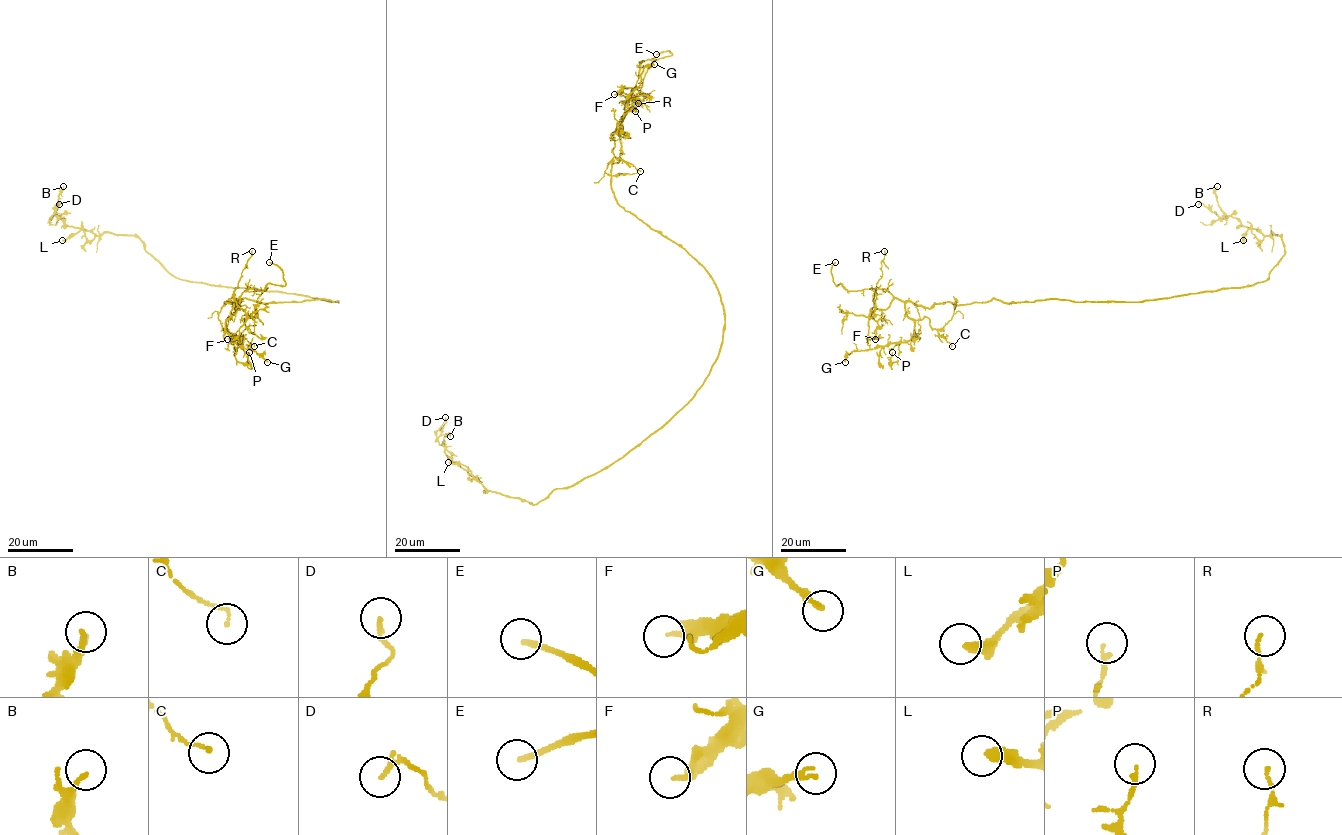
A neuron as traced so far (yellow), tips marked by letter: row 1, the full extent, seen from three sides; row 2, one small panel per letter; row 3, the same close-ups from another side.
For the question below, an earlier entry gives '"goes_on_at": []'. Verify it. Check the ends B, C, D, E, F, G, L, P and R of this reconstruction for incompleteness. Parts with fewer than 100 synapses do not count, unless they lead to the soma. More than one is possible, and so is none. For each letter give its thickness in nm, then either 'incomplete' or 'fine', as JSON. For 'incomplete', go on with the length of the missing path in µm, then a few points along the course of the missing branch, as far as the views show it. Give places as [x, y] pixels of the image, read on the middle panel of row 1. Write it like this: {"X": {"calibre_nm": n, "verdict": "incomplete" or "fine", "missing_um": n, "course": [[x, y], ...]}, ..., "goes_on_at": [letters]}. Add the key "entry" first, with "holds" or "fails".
{"entry": "fails", "B": {"calibre_nm": 170, "verdict": "fine"}, "C": {"calibre_nm": 110, "verdict": "fine"}, "D": {"calibre_nm": 170, "verdict": "fine"}, "E": {"calibre_nm": 200, "verdict": "incomplete", "missing_um": 35, "course": [[656, 54], [638, 54], [615, 35], [611, 18], [620, 5]]}, "F": {"calibre_nm": 200, "verdict": "fine"}, "G": {"calibre_nm": 240, "verdict": "fine"}, "L": {"calibre_nm": 320, "verdict": "fine"}, "P": {"calibre_nm": 140, "verdict": "fine"}, "R": {"calibre_nm": 100, "verdict": "fine"}, "goes_on_at": ["E"]}

